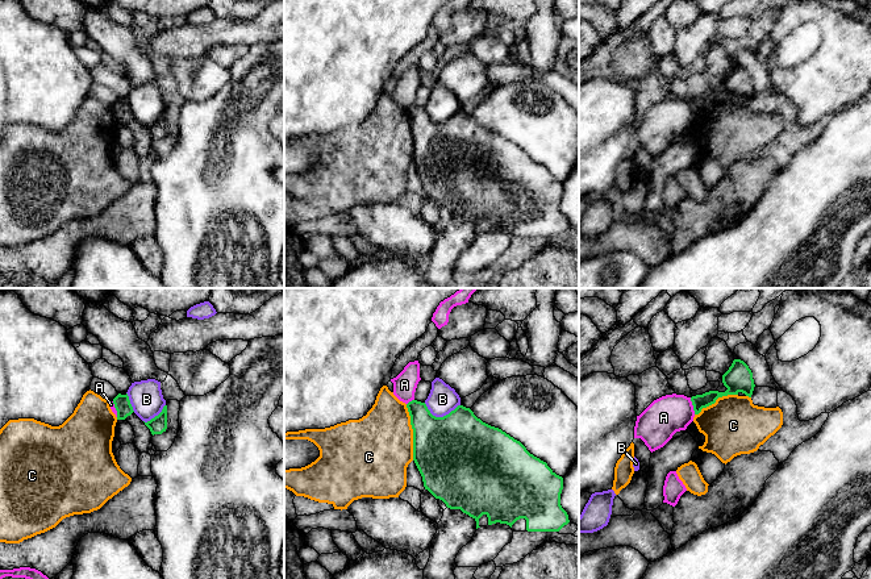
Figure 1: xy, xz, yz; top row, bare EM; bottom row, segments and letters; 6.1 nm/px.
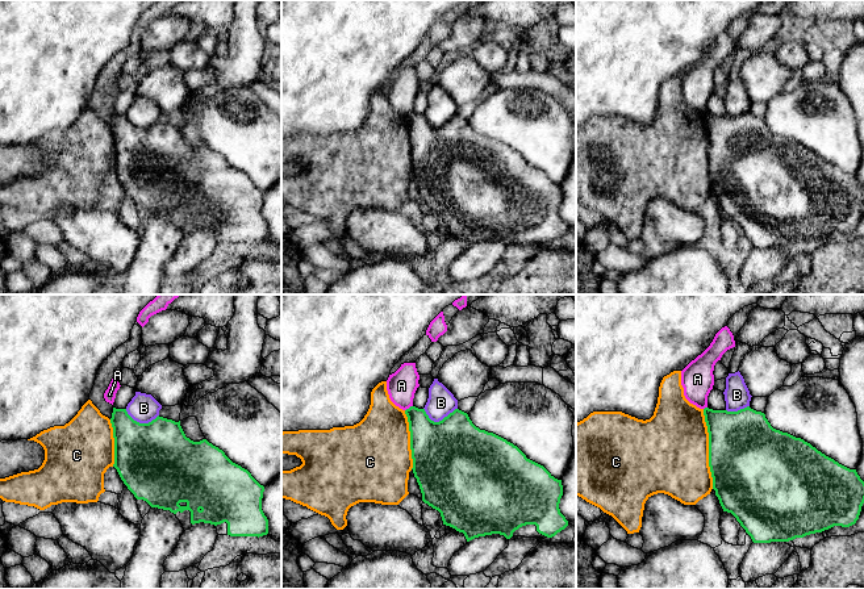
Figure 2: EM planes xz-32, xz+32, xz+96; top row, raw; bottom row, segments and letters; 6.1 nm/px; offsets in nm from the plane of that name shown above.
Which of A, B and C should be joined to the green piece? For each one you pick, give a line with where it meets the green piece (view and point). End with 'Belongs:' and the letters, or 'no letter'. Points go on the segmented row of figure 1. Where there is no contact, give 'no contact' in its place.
Belongs: no letter

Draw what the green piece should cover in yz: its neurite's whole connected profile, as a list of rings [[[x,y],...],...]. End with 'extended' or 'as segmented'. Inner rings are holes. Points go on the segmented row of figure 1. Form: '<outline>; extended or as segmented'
[[[741,359],[733,361],[729,370],[722,375],[722,383],[728,388],[725,392],[709,391],[691,397],[695,415],[699,415],[703,408],[714,404],[716,400],[722,396],[738,395],[742,392],[751,397],[755,387],[751,370]]]; as segmented

